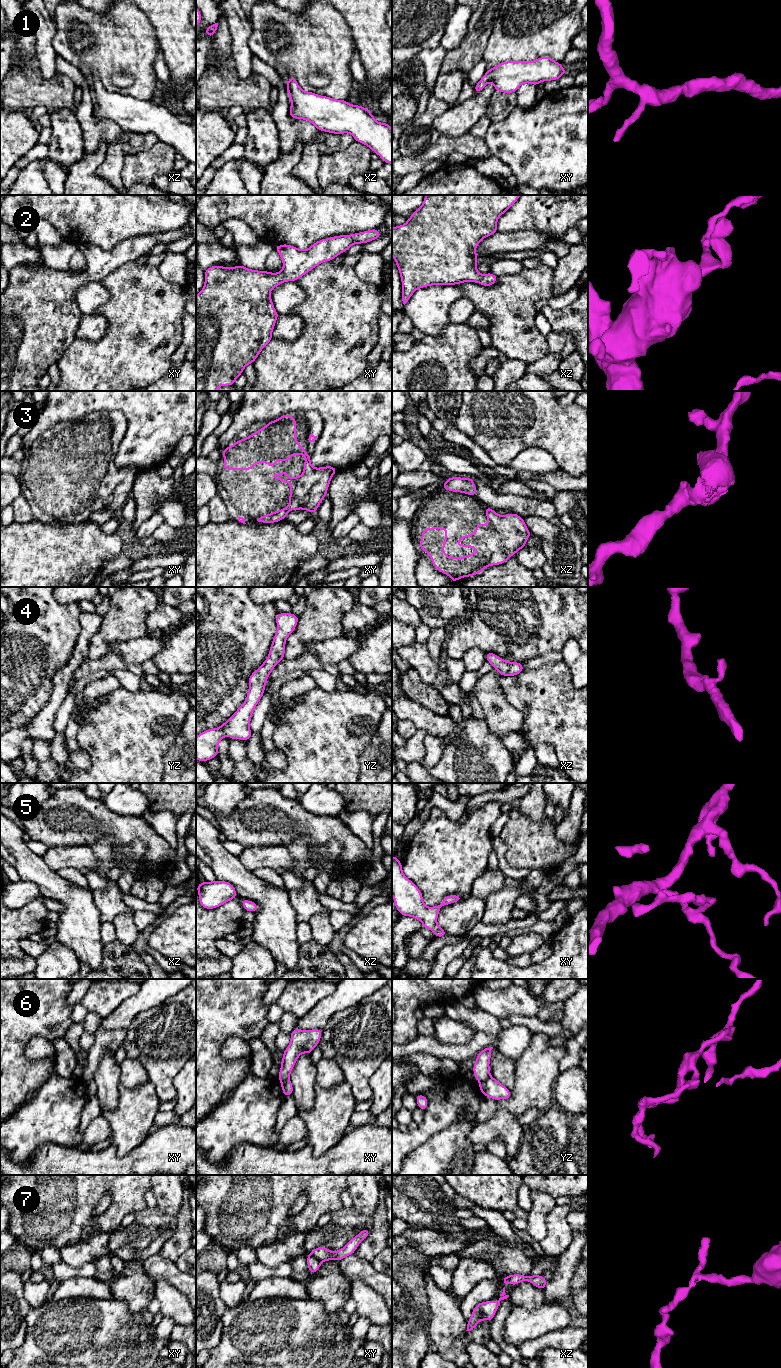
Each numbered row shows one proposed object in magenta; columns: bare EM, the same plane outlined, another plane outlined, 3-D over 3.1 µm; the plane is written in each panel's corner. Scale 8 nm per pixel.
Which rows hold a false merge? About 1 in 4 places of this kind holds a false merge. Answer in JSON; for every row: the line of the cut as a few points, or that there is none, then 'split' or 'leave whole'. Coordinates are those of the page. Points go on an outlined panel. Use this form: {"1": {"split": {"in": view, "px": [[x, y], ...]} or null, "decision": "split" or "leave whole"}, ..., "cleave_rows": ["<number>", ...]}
{"1": {"split": null, "decision": "leave whole"}, "2": {"split": null, "decision": "leave whole"}, "3": {"split": null, "decision": "leave whole"}, "4": {"split": null, "decision": "leave whole"}, "5": {"split": null, "decision": "leave whole"}, "6": {"split": {"in": "yz", "px": [[490, 1076], [479, 1082]]}, "decision": "split"}, "7": {"split": {"in": "xy", "px": [[309, 1254], [321, 1261]]}, "decision": "split"}, "cleave_rows": ["6", "7"]}

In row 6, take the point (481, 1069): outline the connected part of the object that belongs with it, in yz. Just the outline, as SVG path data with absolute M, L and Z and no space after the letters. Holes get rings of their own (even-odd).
M493 1047L485 1048L477 1054L476 1061L473 1066L474 1077L479 1082L484 1082L490 1077L490 1059Z

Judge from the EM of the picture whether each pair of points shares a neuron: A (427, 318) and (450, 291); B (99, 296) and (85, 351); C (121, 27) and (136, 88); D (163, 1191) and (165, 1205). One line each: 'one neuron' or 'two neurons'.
A: one neuron
B: two neurons
C: one neuron
D: one neuron

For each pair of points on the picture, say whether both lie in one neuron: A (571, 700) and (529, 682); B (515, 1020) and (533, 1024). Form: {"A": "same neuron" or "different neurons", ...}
{"A": "same neuron", "B": "same neuron"}

